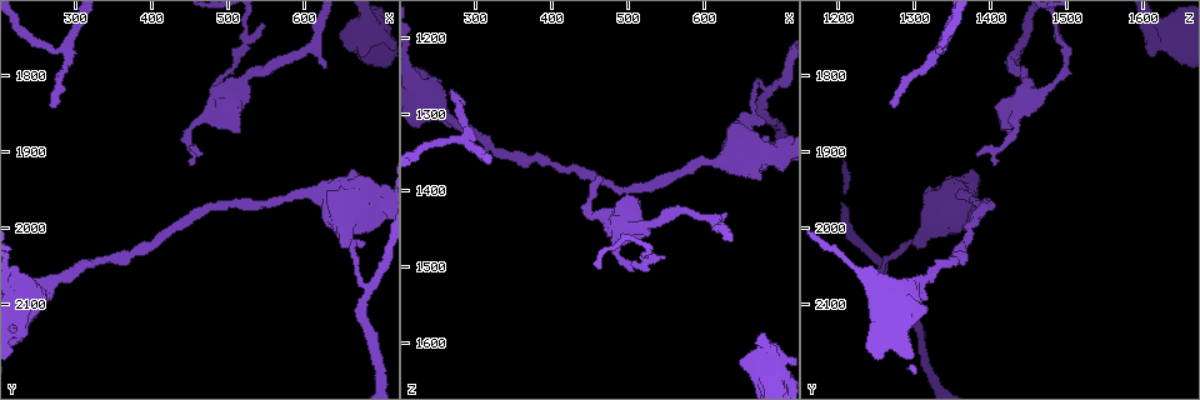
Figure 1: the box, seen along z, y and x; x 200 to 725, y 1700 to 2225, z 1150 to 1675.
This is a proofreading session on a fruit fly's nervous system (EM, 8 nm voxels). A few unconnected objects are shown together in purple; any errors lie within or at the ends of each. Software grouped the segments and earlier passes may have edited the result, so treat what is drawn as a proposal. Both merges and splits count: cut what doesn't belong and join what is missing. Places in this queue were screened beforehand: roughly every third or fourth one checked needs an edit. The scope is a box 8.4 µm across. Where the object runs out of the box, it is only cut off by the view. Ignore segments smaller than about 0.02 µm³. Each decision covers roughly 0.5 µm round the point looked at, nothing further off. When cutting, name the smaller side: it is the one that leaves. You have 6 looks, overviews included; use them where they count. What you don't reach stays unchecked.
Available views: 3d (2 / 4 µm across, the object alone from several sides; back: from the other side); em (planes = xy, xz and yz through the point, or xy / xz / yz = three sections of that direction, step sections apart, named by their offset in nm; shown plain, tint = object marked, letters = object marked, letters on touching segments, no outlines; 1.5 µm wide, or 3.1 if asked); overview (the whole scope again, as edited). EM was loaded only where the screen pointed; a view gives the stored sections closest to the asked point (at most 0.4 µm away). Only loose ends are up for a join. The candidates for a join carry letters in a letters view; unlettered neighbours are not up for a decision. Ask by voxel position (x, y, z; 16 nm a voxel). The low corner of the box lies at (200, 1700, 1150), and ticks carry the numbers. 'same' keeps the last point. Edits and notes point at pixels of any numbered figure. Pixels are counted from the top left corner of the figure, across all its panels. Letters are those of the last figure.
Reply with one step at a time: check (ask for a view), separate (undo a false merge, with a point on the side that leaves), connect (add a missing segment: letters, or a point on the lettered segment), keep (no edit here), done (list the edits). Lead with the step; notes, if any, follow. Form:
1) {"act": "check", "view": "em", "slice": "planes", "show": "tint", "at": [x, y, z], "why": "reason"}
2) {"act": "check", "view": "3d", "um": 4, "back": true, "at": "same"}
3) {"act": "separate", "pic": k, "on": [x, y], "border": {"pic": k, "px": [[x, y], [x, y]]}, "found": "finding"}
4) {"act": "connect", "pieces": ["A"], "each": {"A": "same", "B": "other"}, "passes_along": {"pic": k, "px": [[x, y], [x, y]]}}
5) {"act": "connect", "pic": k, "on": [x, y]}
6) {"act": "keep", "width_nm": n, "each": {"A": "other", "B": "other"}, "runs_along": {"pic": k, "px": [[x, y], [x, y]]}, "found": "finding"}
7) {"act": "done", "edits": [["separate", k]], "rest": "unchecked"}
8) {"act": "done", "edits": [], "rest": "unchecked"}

{"act": "check", "view": "em", "slice": "xy", "step": 8, "show": "tint", "at": [660, 2020, 1295], "why": "sudden change in width"}

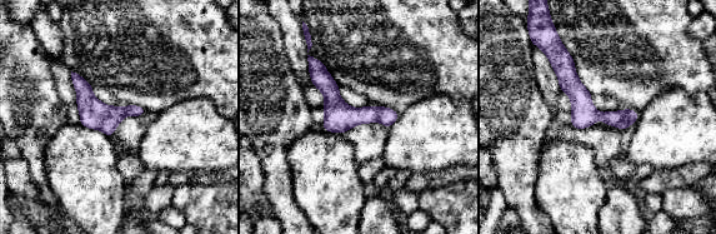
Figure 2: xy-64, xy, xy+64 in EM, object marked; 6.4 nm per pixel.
{"act": "check", "view": "em", "slice": "xy", "step": 8, "show": "letters", "at": "same"}

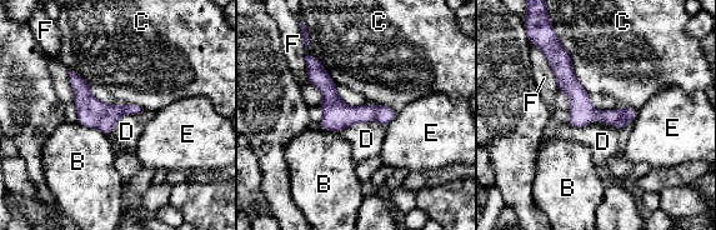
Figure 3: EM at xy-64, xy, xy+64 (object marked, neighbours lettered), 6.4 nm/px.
{"act": "separate", "pic": 3, "on": [627, 115], "each": {"B": "other", "C": "other", "D": "other", "E": "other", "F": "other"}, "border": {"pic": 3, "px": [[621, 109], [621, 115], [614, 124]]}, "found": "a second neuron is stuck on"}

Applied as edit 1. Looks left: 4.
{"act": "check", "view": "overview"}

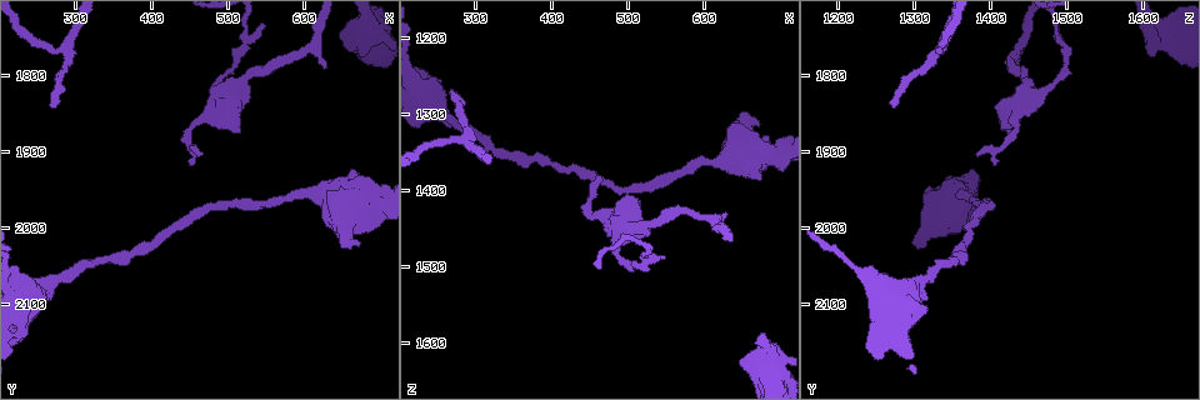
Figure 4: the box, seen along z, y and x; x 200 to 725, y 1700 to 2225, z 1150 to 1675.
{"act": "check", "view": "em", "slice": "xz", "step": 8, "show": "letters", "at": [320, 2040, 1345], "why": "a narrow waist"}

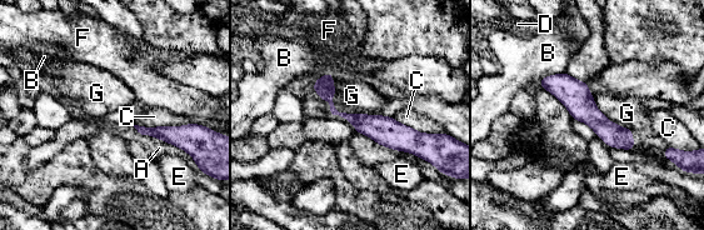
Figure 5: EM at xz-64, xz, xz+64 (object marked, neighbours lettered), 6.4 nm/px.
{"act": "keep", "longest_contact_nm": ["G", 420], "each": {"A": "other", "B": "other", "C": "other", "D": "other", "E": "other", "F": "other", "G": "other"}, "border": {"pic": 5, "px": [[315, 78], [369, 115]]}, "found": "all the same neuron"}

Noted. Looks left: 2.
{"act": "check", "view": "3d", "um": 2, "back": true, "at": [270, 1840, 1275]}

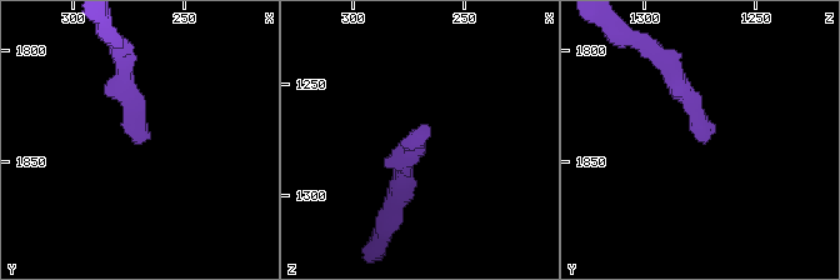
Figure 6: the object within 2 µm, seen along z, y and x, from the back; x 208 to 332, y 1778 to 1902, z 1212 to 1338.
{"act": "check", "view": "em", "slice": "planes", "show": "letters", "at": [266, 1839, 1271]}

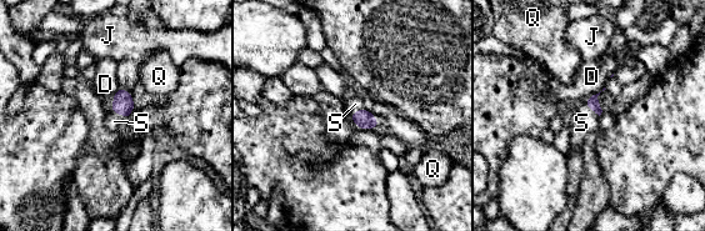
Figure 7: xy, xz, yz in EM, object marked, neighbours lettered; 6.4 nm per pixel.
{"act": "connect", "pieces": ["S"], "each": {"D": "other", "J": "other", "Q": "other", "S": "same"}, "passes_along": {"pic": 7, "px": [[123, 104], [119, 113], [114, 121]]}, "found": "the neuron continues"}

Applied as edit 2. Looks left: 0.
{"act": "done", "edits": [["separate", 3], ["connect", 7]], "rest": "unchecked"}

